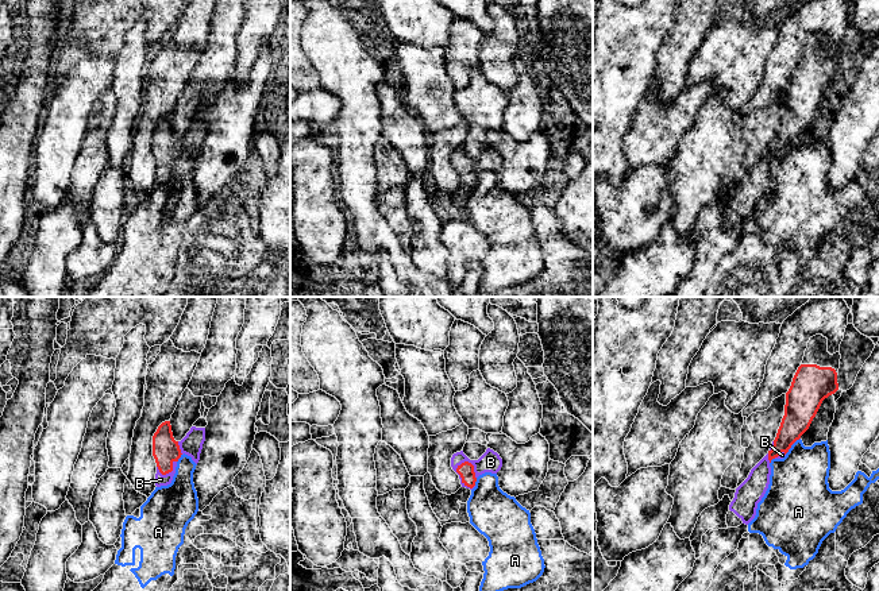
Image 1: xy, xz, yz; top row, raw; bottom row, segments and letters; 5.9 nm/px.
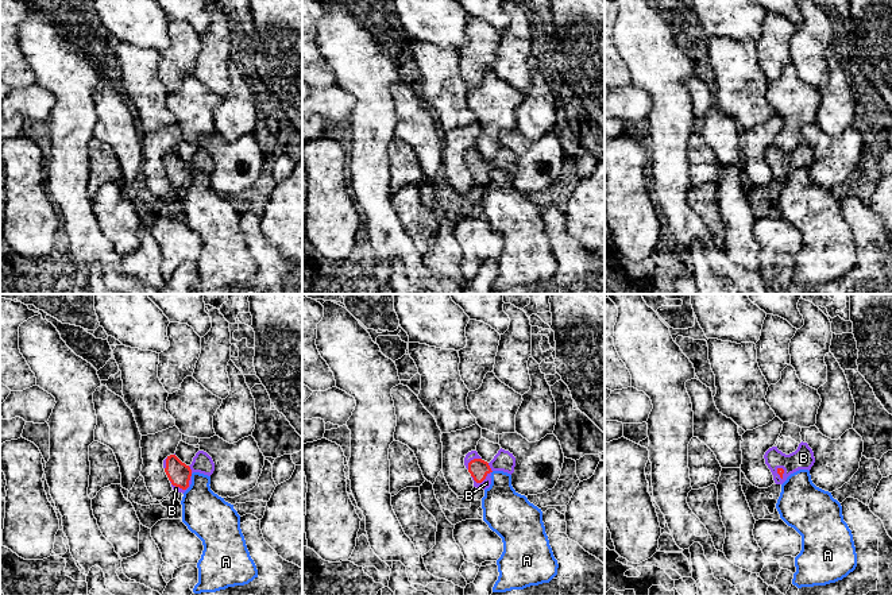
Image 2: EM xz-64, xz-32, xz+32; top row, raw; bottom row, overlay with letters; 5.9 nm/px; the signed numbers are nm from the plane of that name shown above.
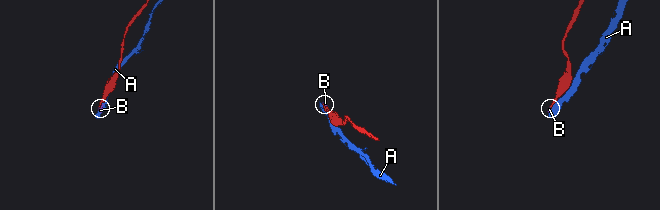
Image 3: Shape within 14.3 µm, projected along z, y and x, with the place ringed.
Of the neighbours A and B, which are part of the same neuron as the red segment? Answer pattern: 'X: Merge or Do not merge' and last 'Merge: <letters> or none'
A: Do not merge
B: Merge
Merge: B

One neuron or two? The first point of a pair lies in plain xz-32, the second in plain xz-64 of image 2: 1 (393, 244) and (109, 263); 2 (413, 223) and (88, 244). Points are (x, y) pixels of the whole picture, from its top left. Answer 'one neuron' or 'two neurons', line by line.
1: one neuron
2: two neurons

